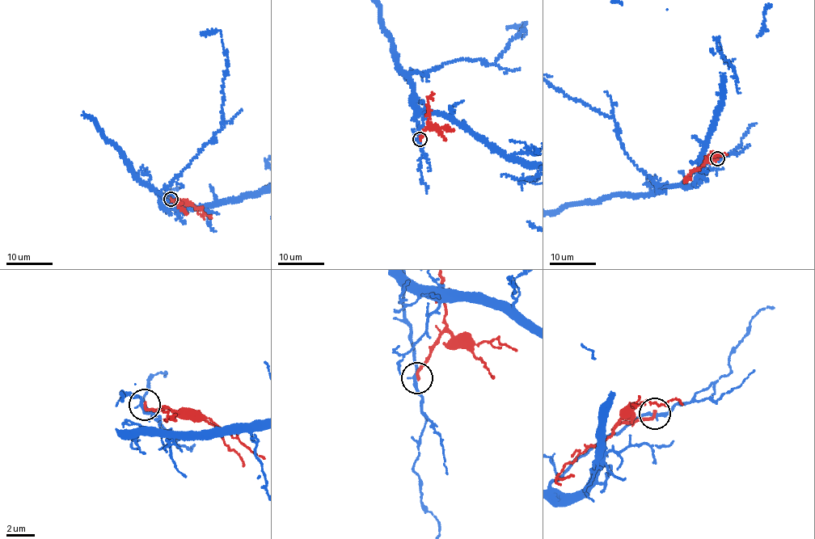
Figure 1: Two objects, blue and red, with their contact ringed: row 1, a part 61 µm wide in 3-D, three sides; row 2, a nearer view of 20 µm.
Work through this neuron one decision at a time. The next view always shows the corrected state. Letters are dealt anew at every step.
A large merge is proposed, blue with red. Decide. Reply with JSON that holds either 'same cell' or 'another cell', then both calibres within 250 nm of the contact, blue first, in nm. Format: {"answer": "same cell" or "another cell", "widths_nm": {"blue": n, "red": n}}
{"answer": "another cell", "widths_nm": {"blue": 220, "red": 200}}

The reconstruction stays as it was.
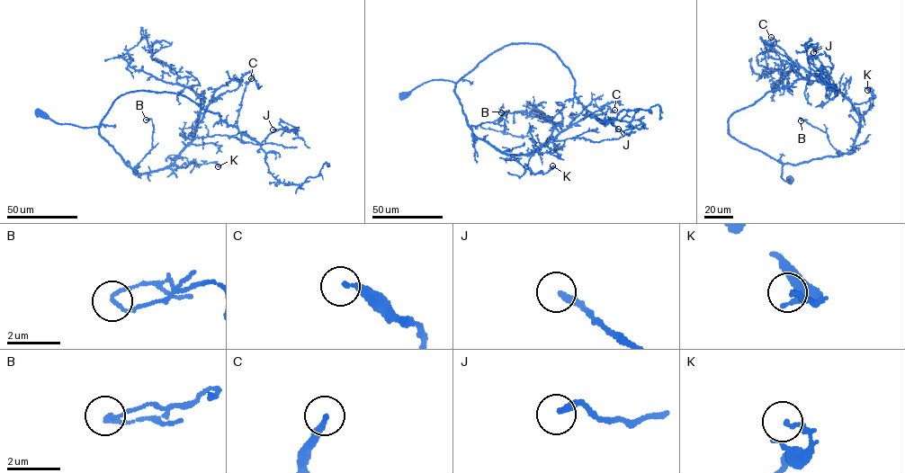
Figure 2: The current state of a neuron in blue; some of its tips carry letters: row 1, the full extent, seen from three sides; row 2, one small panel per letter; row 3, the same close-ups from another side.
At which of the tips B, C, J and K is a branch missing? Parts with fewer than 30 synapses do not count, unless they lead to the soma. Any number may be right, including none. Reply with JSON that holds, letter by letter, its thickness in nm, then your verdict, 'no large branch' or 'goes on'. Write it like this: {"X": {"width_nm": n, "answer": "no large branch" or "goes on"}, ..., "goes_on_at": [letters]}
{"B": {"width_nm": 100, "answer": "no large branch"}, "C": {"width_nm": 190, "answer": "no large branch"}, "J": {"width_nm": 240, "answer": "no large branch"}, "K": {"width_nm": 110, "answer": "no large branch"}, "goes_on_at": []}

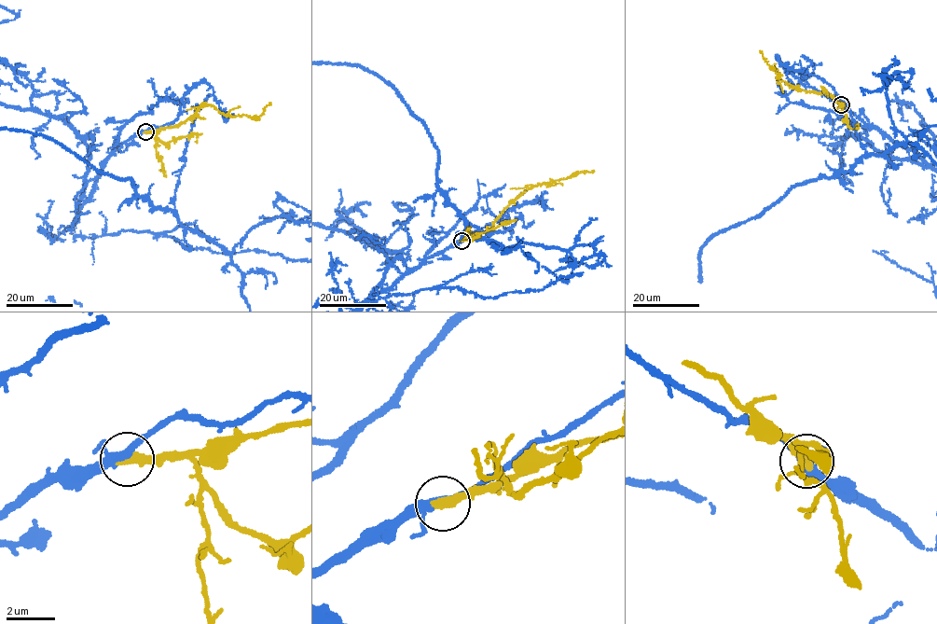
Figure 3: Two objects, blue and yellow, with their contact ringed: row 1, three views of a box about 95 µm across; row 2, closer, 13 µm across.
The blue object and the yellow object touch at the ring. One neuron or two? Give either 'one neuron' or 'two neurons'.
one neuron

